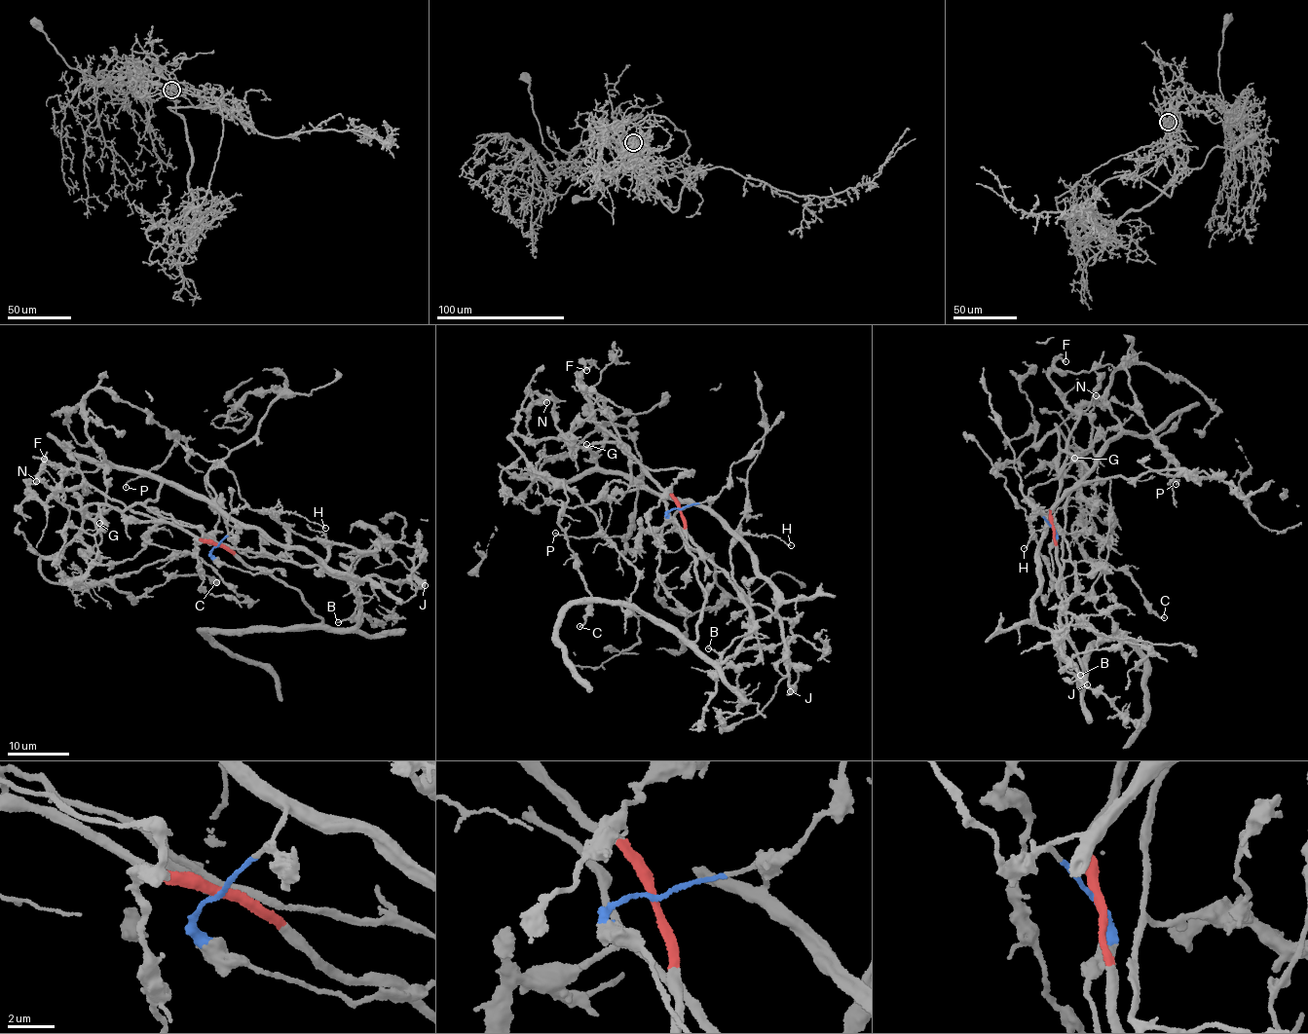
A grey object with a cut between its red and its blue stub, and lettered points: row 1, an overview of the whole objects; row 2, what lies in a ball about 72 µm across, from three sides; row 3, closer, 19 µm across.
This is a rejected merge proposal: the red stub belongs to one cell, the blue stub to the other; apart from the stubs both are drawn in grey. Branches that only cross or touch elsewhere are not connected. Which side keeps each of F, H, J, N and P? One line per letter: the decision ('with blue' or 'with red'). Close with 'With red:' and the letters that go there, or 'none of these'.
F: with red
H: with red
J: with blue
N: with red
P: with blue
With red: F, H, N

